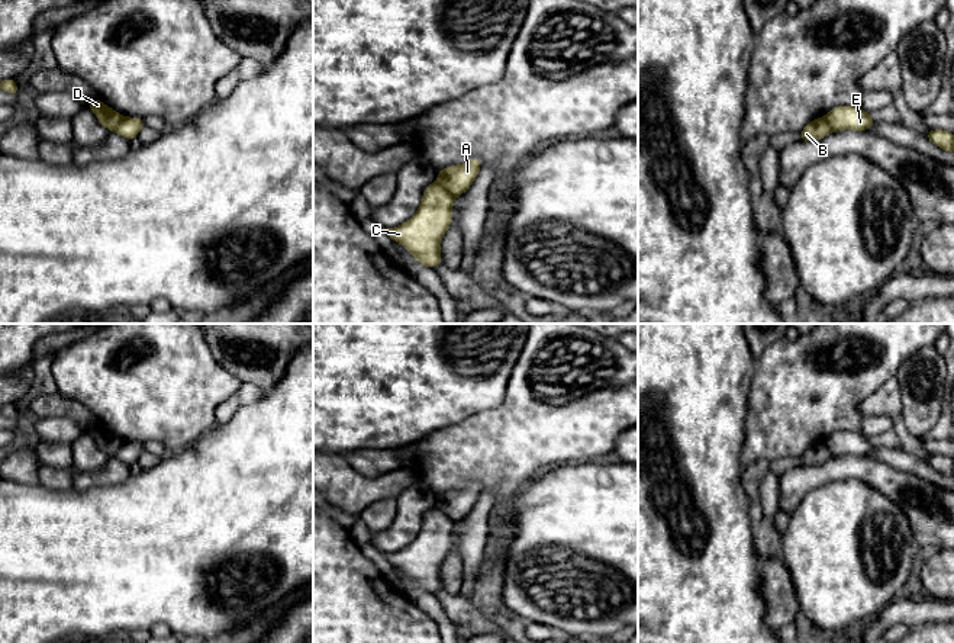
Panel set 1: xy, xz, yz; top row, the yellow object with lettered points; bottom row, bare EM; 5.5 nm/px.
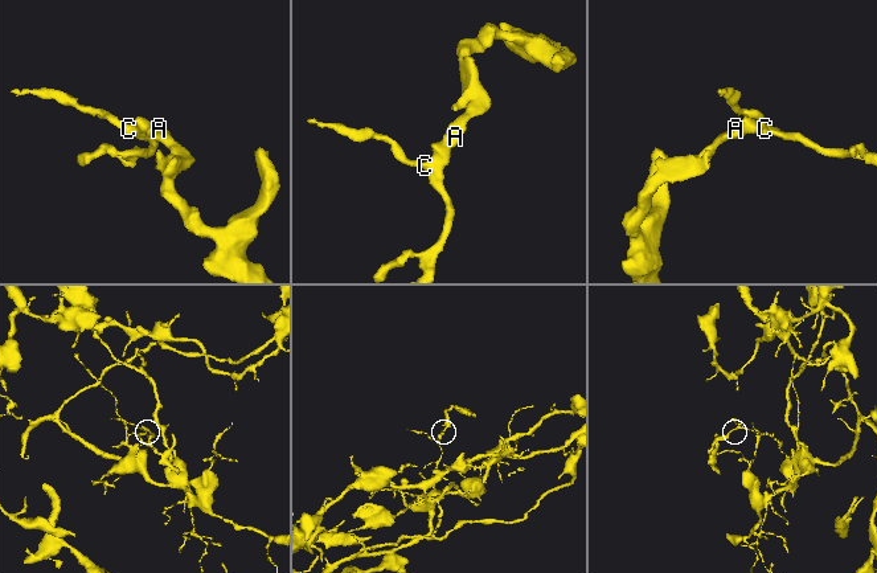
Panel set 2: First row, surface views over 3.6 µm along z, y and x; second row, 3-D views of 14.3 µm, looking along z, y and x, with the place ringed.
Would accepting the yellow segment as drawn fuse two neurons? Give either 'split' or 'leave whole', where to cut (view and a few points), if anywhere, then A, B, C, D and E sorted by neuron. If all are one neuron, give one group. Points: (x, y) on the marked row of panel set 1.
split; cut in xz along (435, 182), (454, 198); A B / C D E

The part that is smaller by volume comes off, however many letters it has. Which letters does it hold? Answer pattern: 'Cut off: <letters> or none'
Cut off: A, B

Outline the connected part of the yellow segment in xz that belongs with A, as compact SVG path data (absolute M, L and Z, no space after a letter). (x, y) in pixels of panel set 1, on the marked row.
M471 158L464 164L451 165L438 171L436 183L454 197L458 197L470 189L480 168L481 160Z

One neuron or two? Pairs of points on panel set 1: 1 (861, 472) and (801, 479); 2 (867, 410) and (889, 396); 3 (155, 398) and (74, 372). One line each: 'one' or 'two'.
1: one
2: one
3: one

